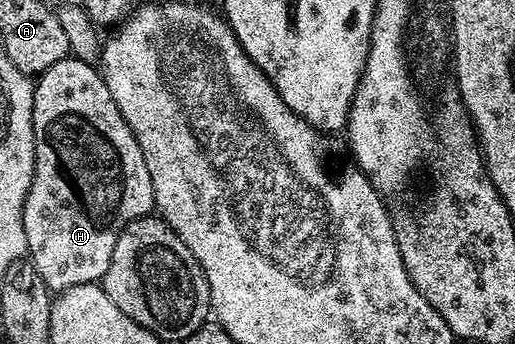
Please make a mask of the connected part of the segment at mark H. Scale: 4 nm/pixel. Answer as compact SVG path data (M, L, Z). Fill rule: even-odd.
M73 55L60 63L52 63L52 67L37 78L32 127L34 178L22 212L28 259L51 291L101 282L120 231L124 231L128 223L155 212L152 175L148 175L144 151L140 151L136 135L132 135L128 123L120 115L120 107L116 107L116 99L112 99L112 91L108 91L101 72Z

